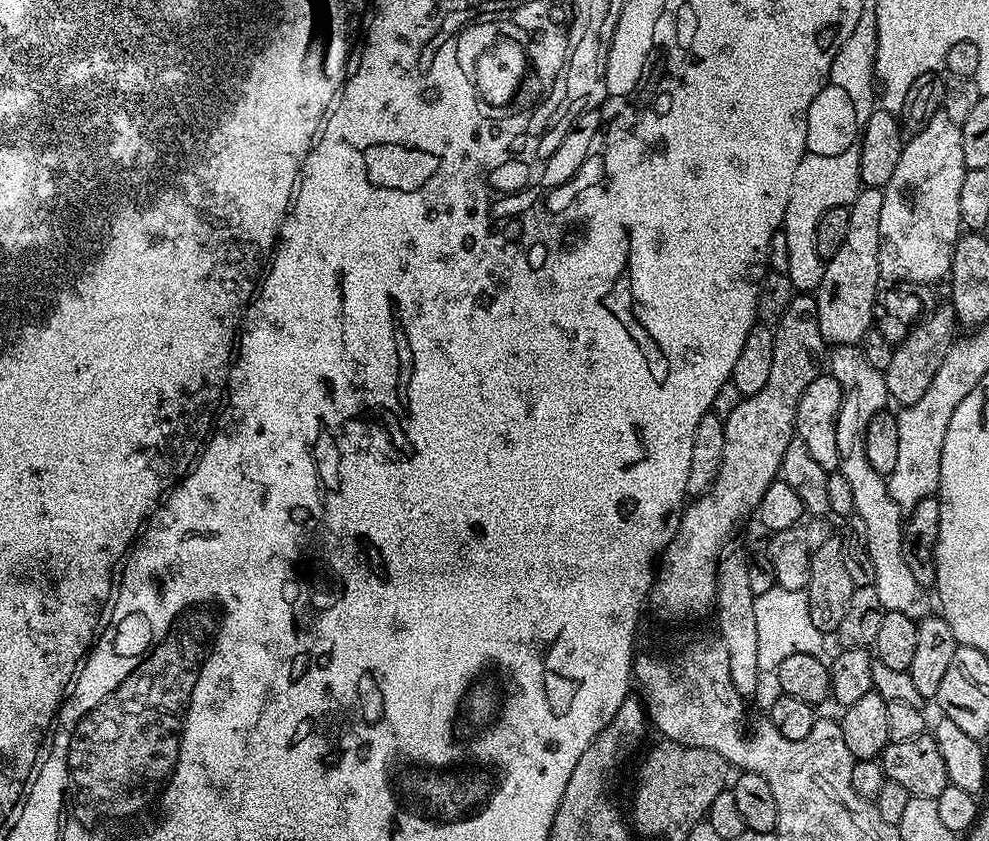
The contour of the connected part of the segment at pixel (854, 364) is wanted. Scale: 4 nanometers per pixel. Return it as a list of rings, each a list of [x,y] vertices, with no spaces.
[[[838,344],[831,352],[826,360],[826,368],[834,378],[838,378],[838,386],[842,386],[844,391],[842,410],[838,414],[838,471],[846,474],[854,493],[855,515],[860,516],[866,526],[870,562],[874,562],[871,587],[878,590],[878,602],[882,602],[885,612],[906,614],[906,618],[917,621],[929,615],[930,608],[928,596],[924,593],[927,592],[925,585],[919,584],[914,579],[914,574],[910,574],[910,566],[906,566],[902,554],[906,516],[894,502],[894,498],[890,498],[886,477],[878,474],[878,470],[874,470],[870,462],[866,462],[866,426],[870,426],[870,418],[874,418],[874,414],[885,411],[890,404],[884,373],[866,362],[863,347]]]

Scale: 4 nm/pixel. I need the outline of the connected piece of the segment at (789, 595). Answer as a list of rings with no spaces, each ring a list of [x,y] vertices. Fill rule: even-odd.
[[[773,586],[766,594],[756,597],[754,618],[758,622],[758,642],[760,643],[760,666],[764,670],[774,670],[790,654],[805,652],[811,656],[823,653],[825,633],[810,622],[807,591],[786,590]]]

